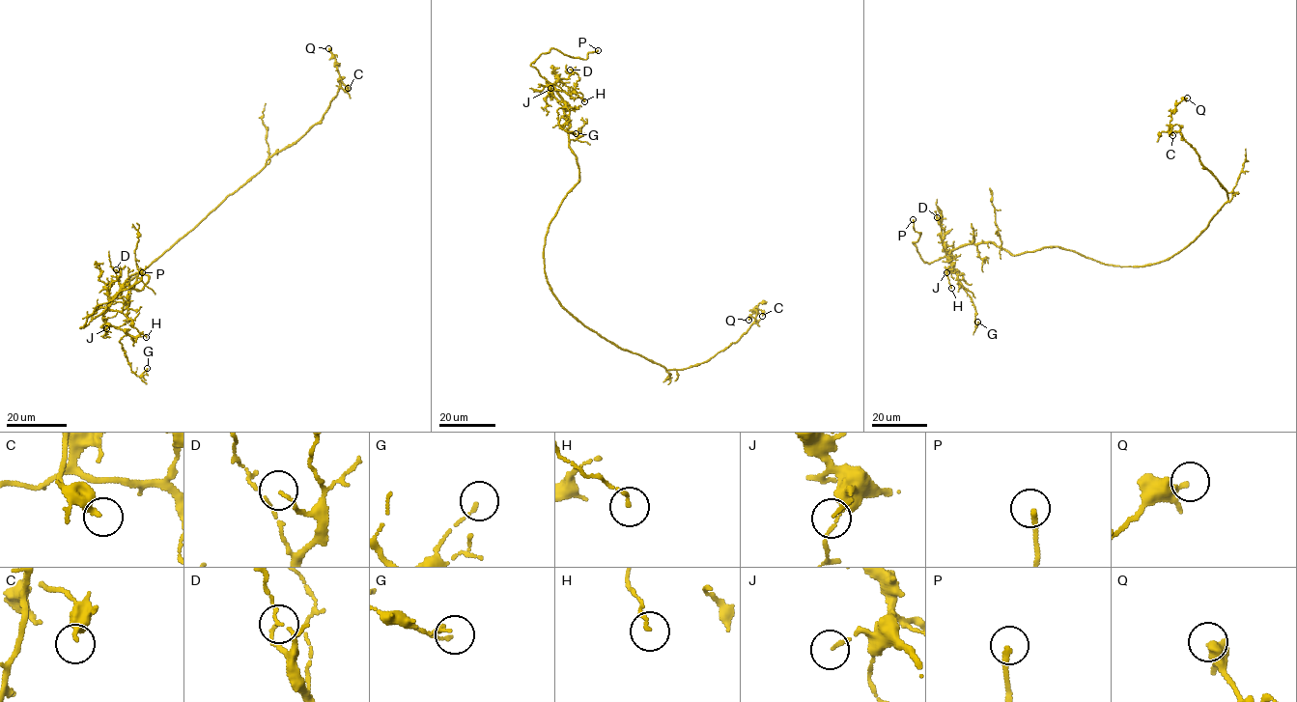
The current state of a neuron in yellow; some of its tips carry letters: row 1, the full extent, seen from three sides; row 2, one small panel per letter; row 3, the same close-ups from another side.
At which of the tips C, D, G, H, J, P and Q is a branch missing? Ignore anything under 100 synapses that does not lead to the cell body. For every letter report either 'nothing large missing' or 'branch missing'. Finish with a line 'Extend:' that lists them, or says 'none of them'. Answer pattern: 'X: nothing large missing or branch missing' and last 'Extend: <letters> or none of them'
C: nothing large missing
D: nothing large missing
G: nothing large missing
H: nothing large missing
J: nothing large missing
P: branch missing
Q: nothing large missing
Extend: P

